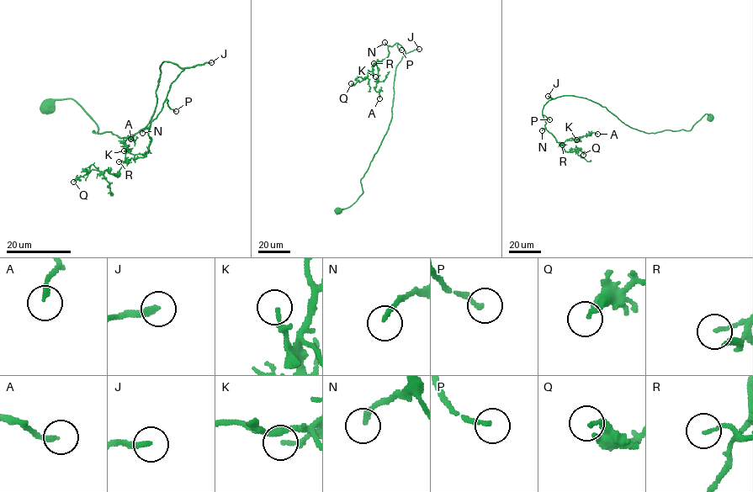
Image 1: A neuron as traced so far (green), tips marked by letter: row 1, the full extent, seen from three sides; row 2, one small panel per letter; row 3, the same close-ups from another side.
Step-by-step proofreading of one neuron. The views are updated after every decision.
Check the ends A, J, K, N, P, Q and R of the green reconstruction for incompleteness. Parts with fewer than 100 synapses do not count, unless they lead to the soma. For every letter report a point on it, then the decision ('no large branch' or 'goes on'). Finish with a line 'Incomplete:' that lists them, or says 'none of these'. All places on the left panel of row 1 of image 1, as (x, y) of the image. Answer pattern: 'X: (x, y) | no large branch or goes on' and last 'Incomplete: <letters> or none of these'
A: (130, 139) | no large branch
J: (211, 62) | goes on
K: (124, 150) | no large branch
N: (142, 133) | goes on
P: (176, 111) | goes on
Q: (73, 182) | no large branch
R: (119, 161) | no large branch
Incomplete: J, N, P

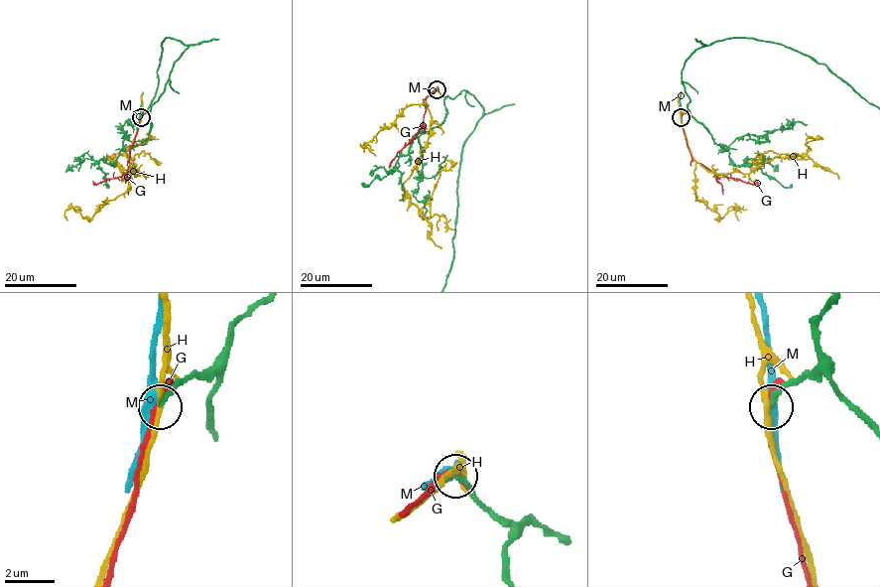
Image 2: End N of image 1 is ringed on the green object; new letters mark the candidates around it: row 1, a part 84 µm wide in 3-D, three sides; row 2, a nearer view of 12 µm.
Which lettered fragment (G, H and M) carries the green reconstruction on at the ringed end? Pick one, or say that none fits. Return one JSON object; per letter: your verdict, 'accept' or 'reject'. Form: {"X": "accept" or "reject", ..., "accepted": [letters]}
{"G": "reject", "H": "reject", "M": "reject", "accepted": []}

